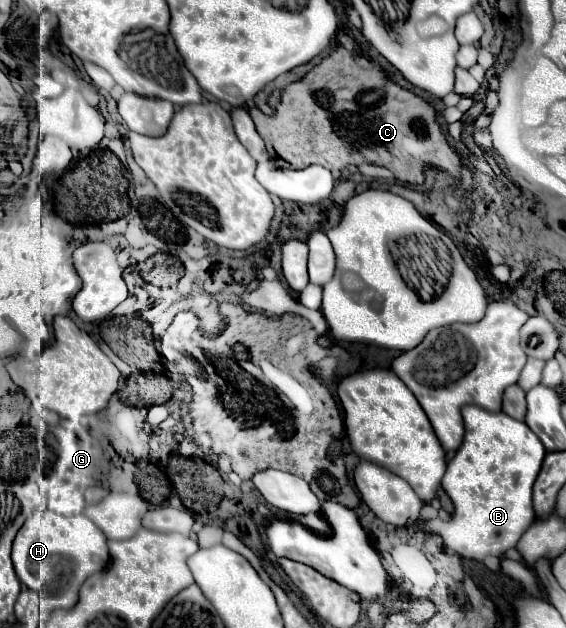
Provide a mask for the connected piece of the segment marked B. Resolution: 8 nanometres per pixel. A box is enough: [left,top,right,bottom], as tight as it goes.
[417,405,547,561]

